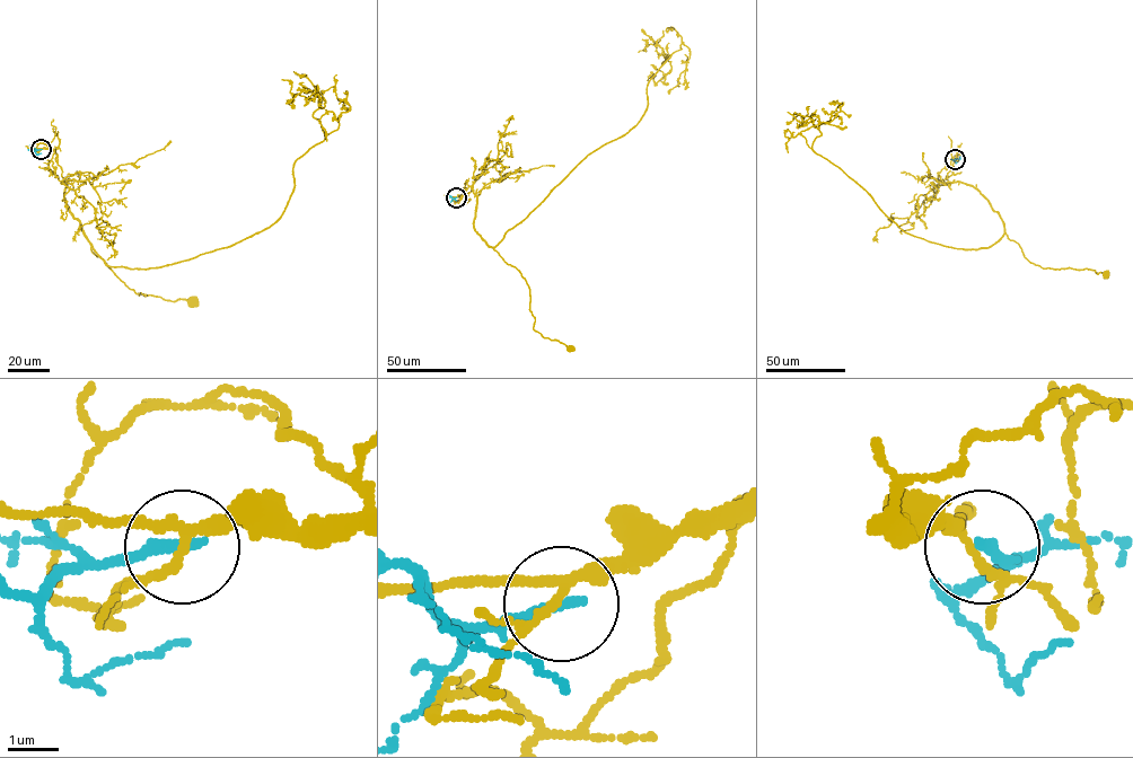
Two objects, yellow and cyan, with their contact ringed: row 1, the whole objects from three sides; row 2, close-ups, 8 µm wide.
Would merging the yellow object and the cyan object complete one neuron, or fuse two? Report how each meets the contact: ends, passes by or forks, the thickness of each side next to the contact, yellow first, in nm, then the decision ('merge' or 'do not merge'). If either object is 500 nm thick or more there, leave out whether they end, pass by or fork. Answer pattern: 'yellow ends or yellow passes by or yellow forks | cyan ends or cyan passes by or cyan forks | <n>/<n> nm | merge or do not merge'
yellow forks | cyan ends | 180/240 nm | do not merge

